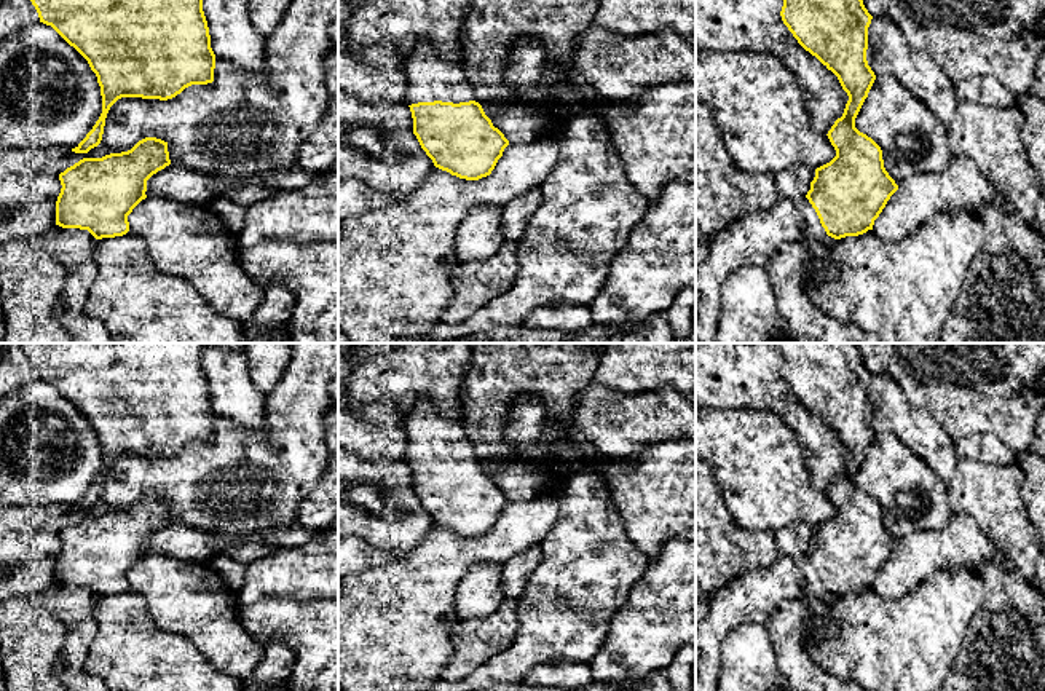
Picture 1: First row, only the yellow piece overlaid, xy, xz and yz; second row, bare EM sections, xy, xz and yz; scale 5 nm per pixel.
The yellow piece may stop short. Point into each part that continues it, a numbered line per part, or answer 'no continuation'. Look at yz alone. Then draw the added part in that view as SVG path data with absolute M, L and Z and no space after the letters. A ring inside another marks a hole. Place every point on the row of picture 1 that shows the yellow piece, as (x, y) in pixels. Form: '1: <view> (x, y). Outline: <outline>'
1: yz (755, 238). Outline: M780 196L769 209L748 212L716 233L696 268L696 343L713 343L721 286L731 273L751 263L767 267L783 243L810 243L826 236L806 196Z

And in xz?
1: xz (431, 77). Outline: M421 40L407 56L404 69L408 78L404 101L418 102L469 102L474 101L474 86L467 81L463 65L440 56L431 40Z

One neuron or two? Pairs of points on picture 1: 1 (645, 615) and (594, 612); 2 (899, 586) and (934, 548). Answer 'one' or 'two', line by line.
1: two
2: one

